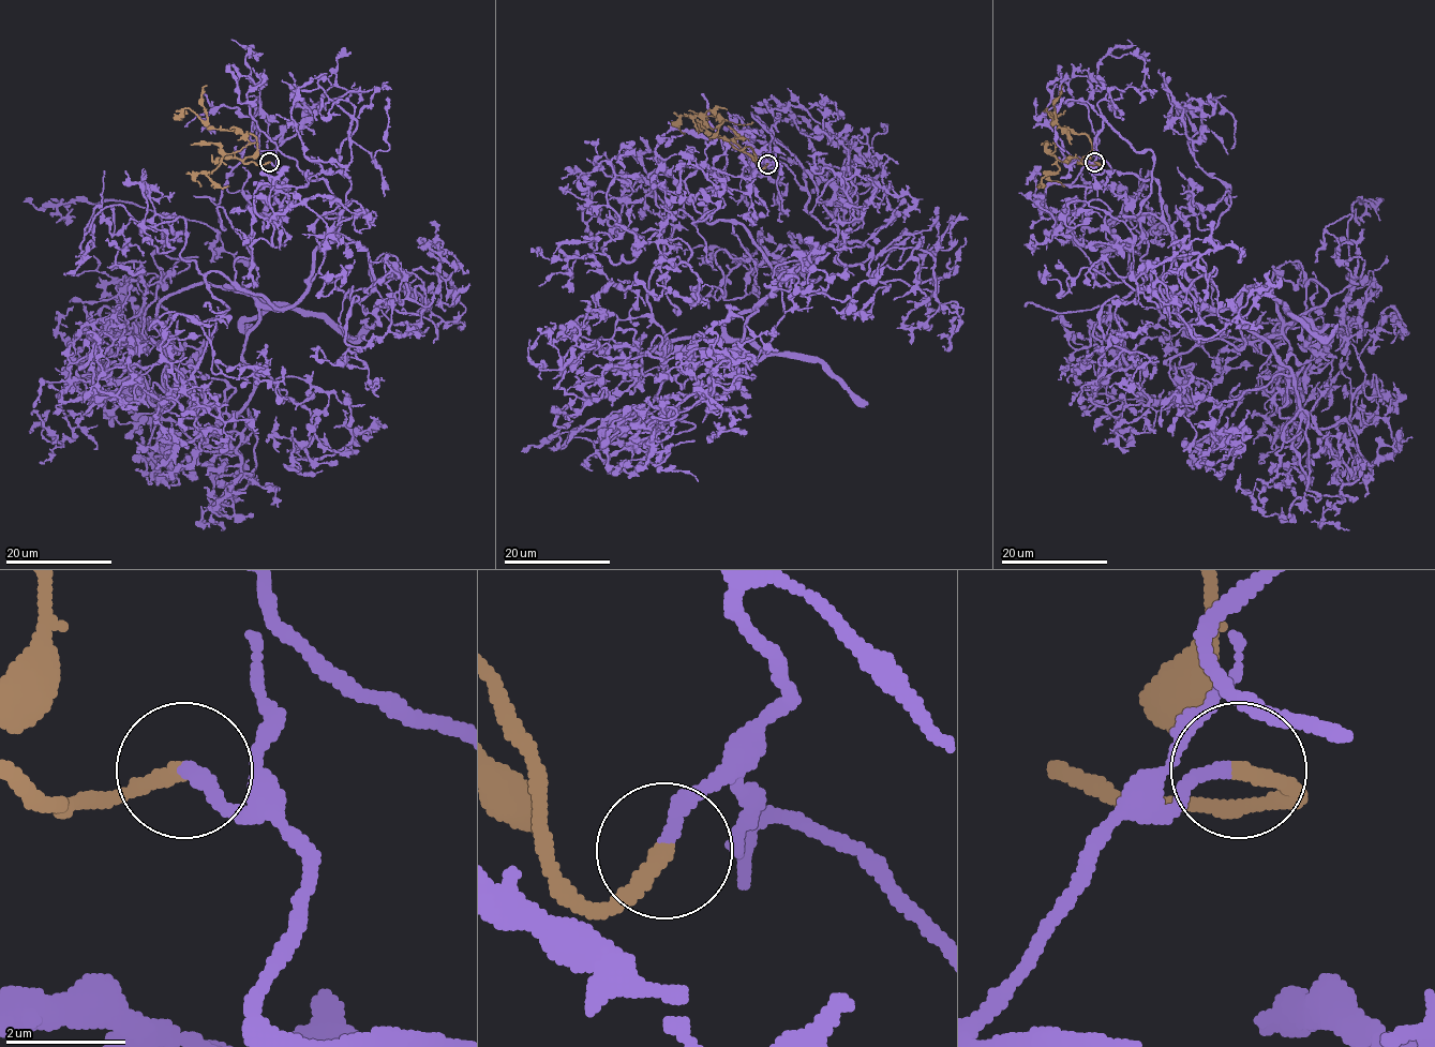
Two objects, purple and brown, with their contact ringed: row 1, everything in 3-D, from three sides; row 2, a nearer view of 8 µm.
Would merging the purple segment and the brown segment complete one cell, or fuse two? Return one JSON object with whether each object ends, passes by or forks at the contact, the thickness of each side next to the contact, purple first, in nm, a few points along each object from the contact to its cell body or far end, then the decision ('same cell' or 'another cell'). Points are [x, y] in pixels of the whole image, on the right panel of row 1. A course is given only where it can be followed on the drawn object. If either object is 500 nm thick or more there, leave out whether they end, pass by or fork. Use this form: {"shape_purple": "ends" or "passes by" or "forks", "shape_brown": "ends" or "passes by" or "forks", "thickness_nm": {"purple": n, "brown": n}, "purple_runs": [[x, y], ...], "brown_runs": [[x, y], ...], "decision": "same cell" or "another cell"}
{"shape_purple": "ends", "shape_brown": "ends", "thickness_nm": {"purple": 240, "brown": 280}, "purple_runs": [[1094, 162], [1159, 187], [1204, 303], [1268, 283], [1269, 391], [1331, 365], [1297, 440], [1270, 414]], "brown_runs": [[1094, 162], [1100, 164], [1078, 162], [1091, 149], [1088, 136], [1063, 129], [1046, 108], [1058, 116], [1065, 110]], "decision": "same cell"}

